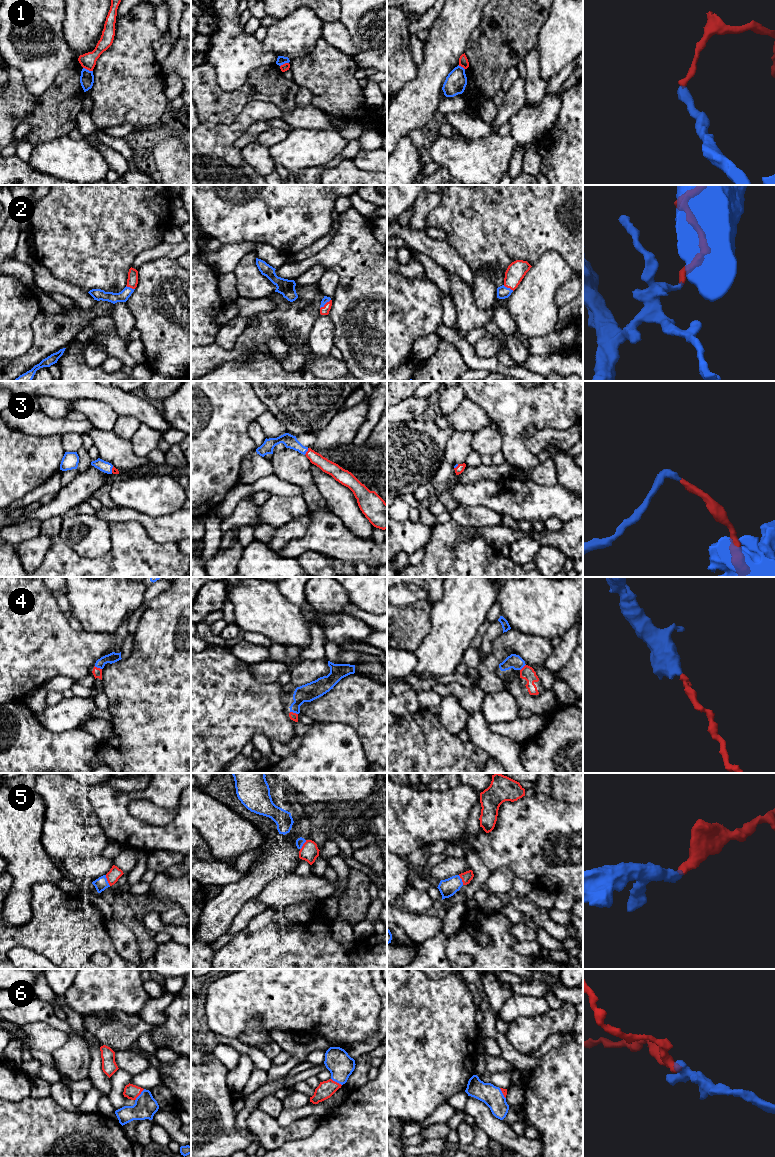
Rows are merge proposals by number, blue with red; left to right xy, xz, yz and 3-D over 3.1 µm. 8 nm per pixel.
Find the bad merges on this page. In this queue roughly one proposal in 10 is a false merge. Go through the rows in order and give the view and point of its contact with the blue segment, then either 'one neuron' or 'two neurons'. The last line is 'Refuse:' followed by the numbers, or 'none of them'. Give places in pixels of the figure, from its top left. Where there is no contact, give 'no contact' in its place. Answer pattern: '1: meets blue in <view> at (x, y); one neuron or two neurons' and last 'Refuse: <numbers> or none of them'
1: meets blue in xy at (88, 70); two neurons
2: meets blue in xz at (325, 303); one neuron
3: meets blue in xz at (307, 450); one neuron
4: meets blue in xz at (294, 712); one neuron
5: meets blue in xy at (106, 880); one neuron
6: meets blue in xy at (139, 1095); one neuron
Refuse: 1

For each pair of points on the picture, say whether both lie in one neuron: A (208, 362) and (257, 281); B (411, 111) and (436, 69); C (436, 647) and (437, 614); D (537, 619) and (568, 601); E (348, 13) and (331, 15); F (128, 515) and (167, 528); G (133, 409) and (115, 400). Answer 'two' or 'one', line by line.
A: two
B: one
C: one
D: one
E: two
F: one
G: one

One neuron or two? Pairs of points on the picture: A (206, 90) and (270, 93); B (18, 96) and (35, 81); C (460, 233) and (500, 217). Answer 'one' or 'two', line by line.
A: one
B: two
C: one

